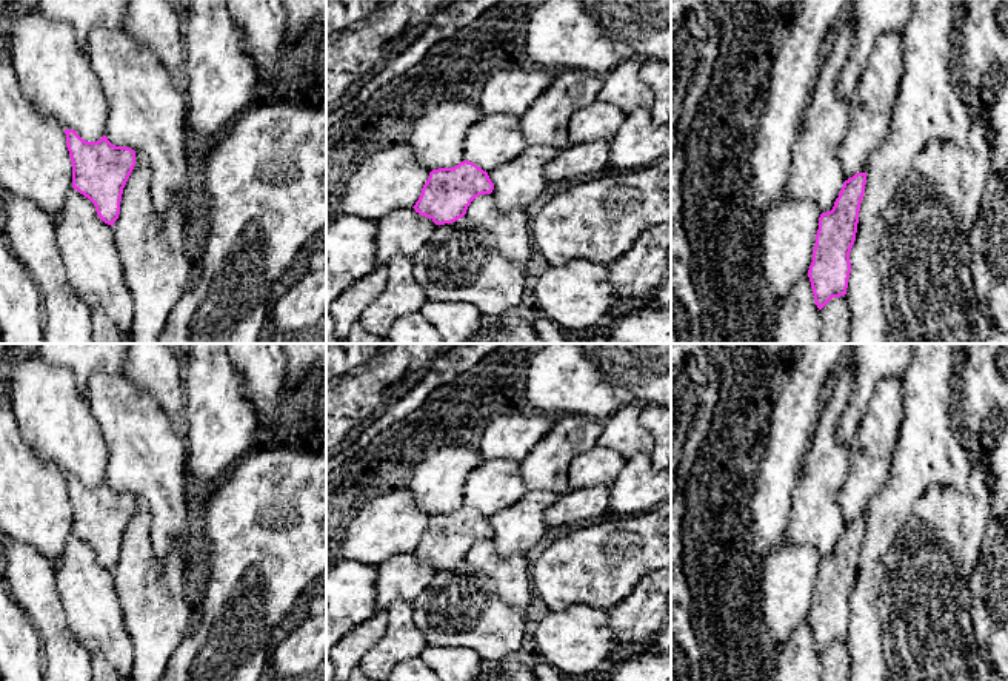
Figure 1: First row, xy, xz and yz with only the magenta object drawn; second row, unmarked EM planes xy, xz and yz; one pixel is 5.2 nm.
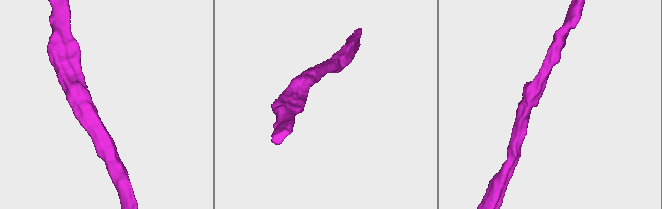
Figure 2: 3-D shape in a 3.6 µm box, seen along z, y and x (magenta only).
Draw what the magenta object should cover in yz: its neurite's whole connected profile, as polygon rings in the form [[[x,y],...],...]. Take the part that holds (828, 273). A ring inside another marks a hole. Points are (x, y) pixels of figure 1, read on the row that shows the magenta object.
[[[866,173],[843,182],[831,211],[819,217],[819,230],[808,270],[814,302],[822,310],[833,297],[846,294],[851,273],[849,253],[856,240]]]

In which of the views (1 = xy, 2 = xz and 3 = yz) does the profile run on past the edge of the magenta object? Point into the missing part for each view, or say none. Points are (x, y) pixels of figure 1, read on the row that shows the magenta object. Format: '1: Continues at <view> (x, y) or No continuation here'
1: No continuation here
2: No continuation here
3: No continuation here

